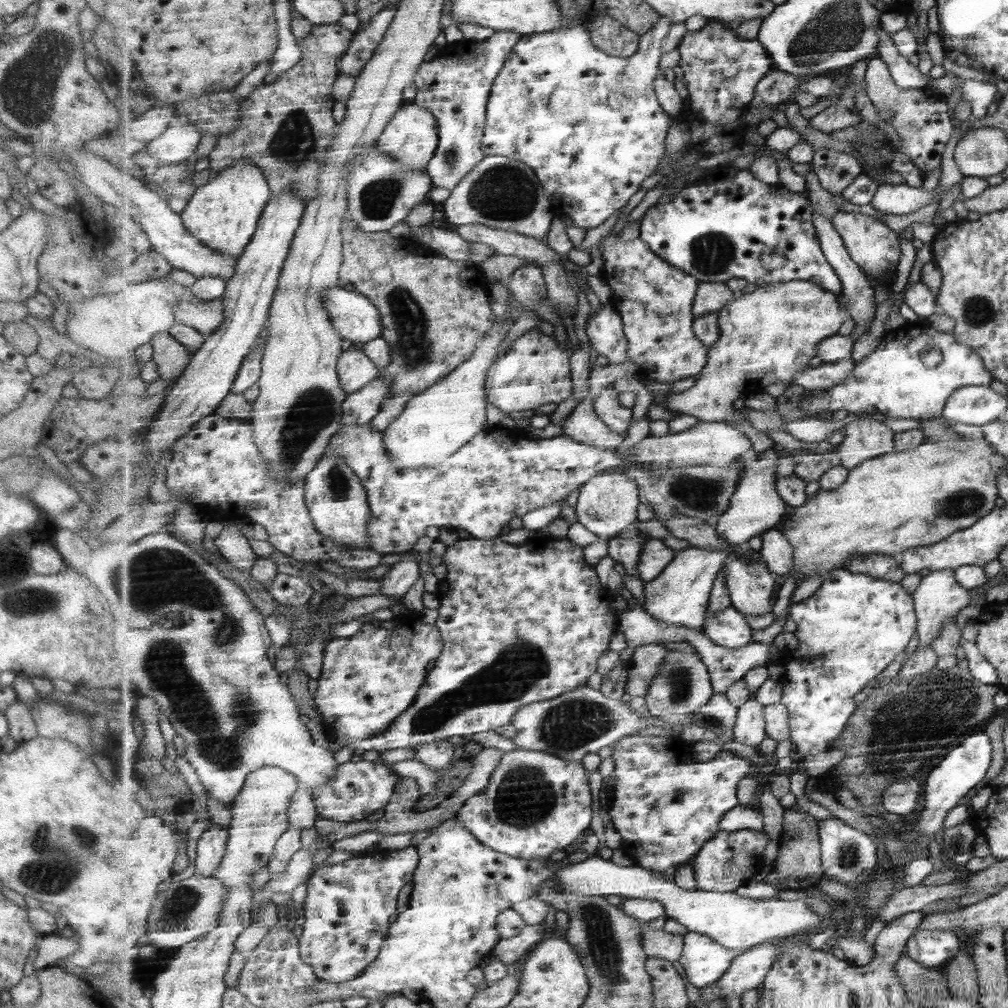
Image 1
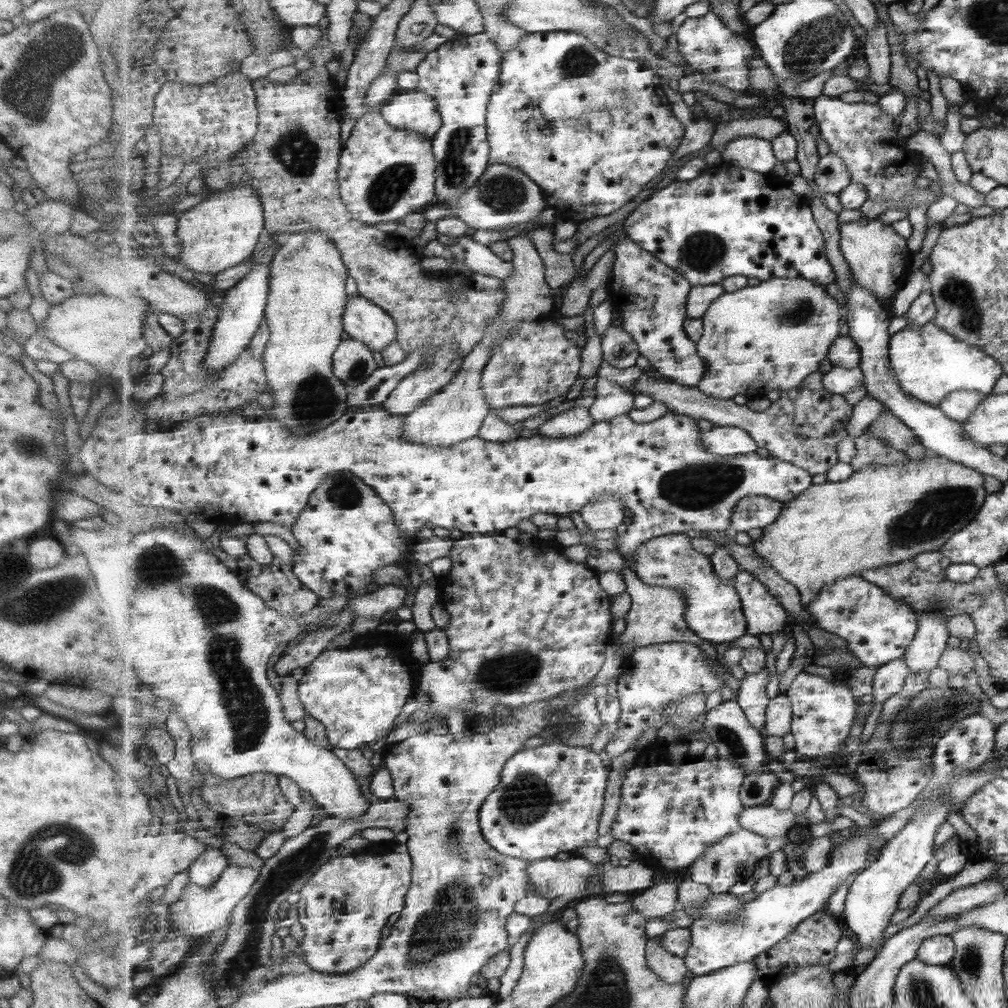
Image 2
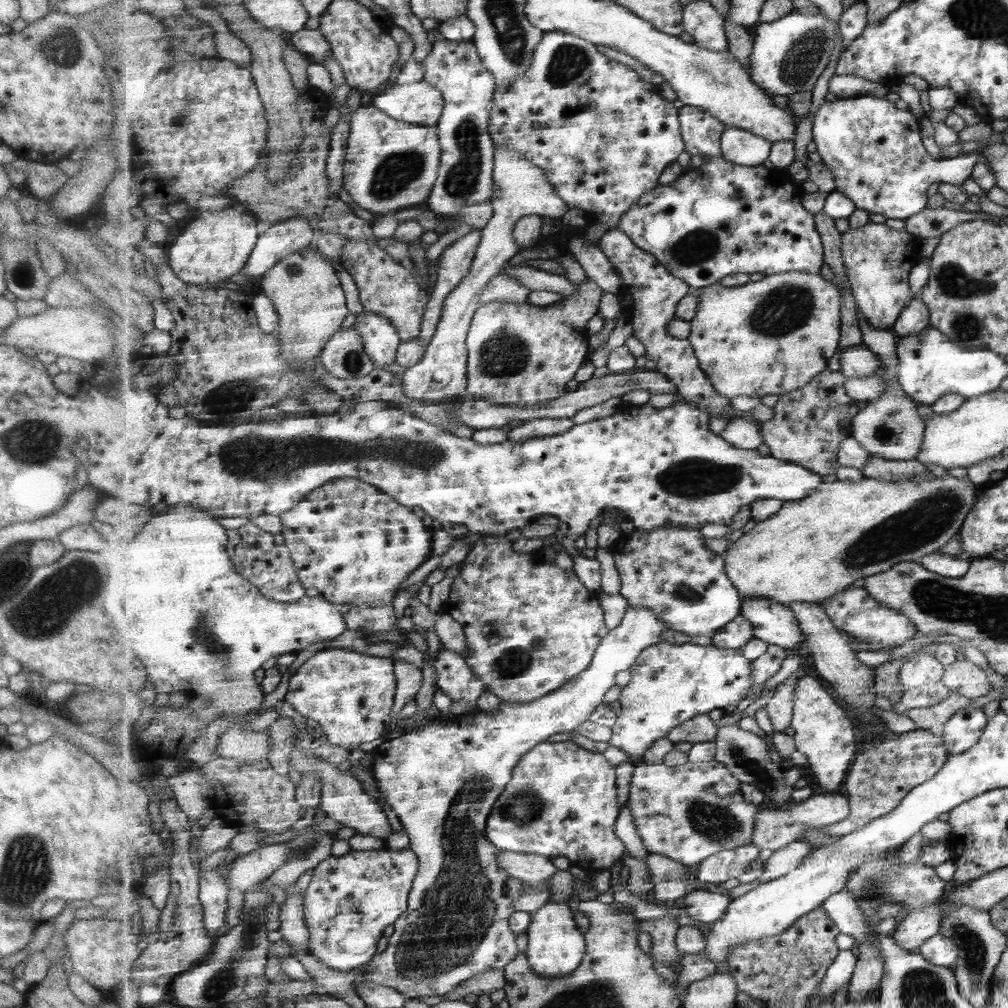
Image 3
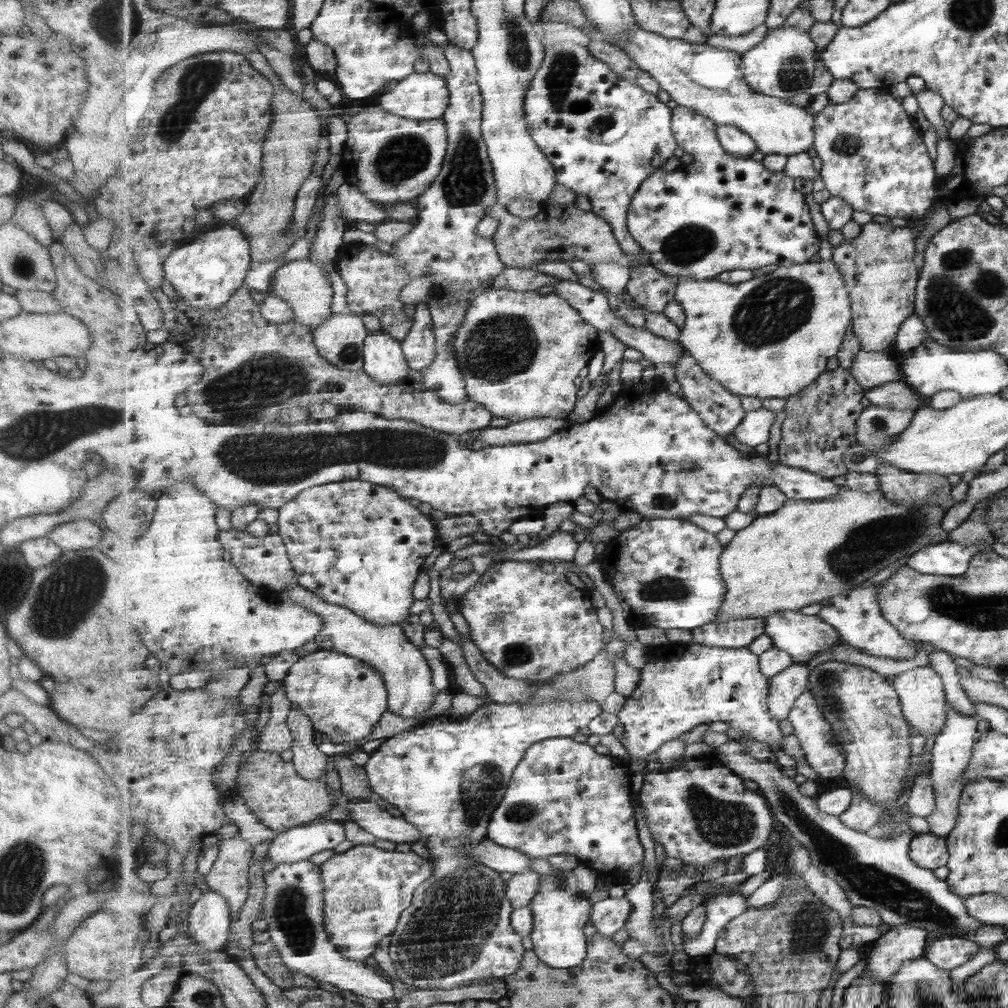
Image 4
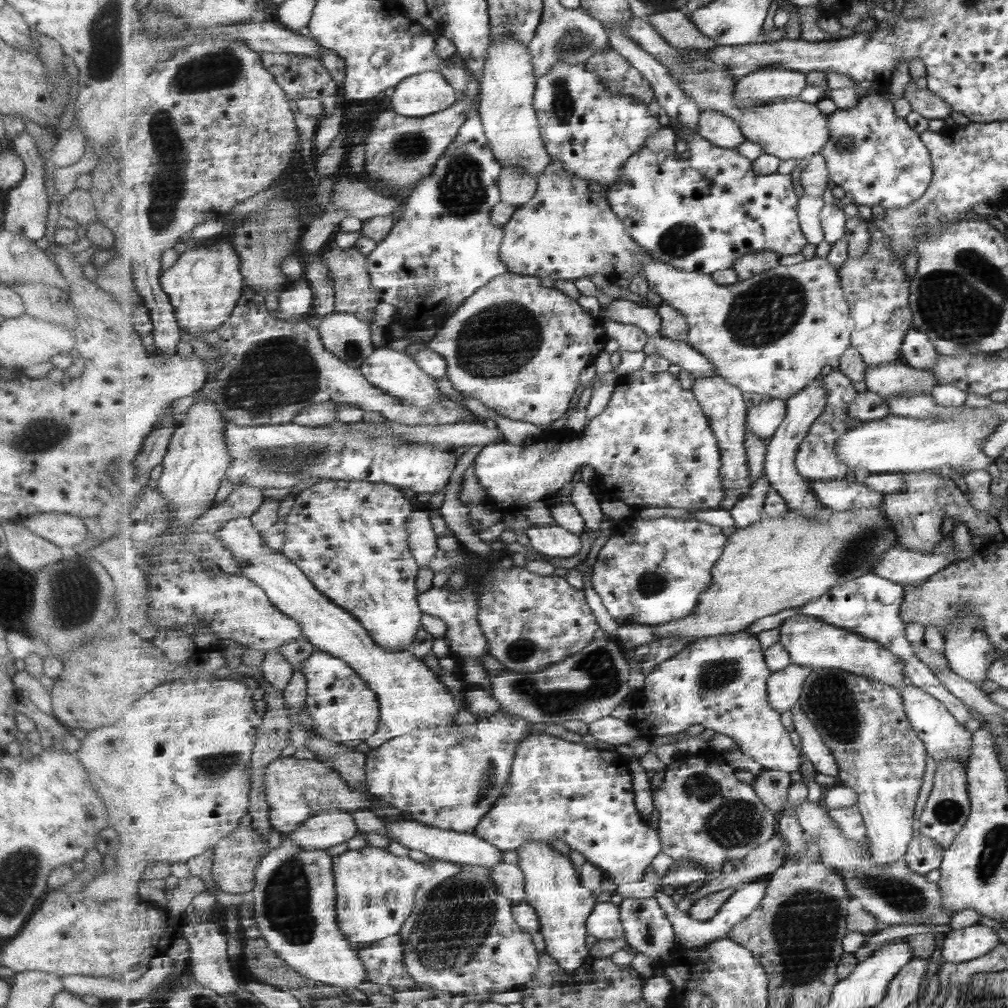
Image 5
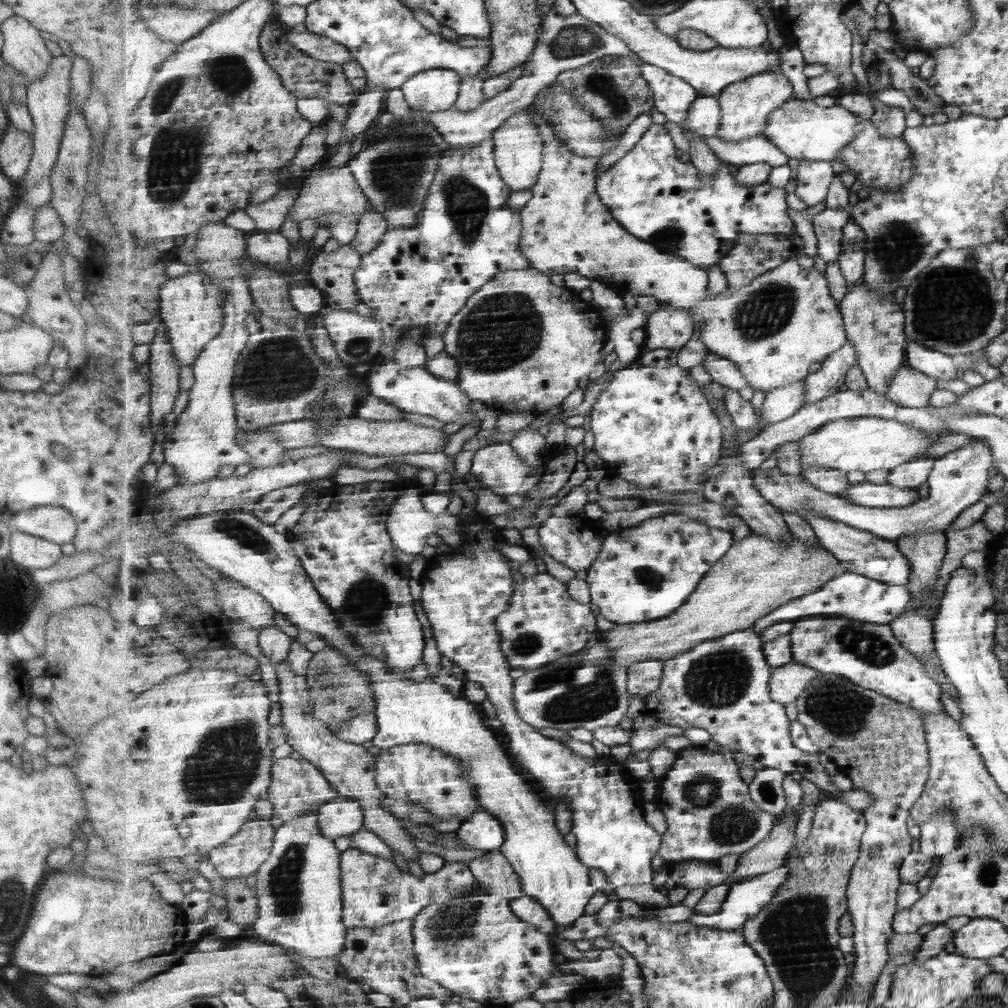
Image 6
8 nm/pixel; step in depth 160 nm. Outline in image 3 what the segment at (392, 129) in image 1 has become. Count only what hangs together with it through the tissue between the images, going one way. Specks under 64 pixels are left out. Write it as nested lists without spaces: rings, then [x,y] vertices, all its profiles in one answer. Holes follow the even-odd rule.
[[[423,80],[395,85],[377,95],[373,104],[396,120],[438,127],[446,100],[433,83]]]

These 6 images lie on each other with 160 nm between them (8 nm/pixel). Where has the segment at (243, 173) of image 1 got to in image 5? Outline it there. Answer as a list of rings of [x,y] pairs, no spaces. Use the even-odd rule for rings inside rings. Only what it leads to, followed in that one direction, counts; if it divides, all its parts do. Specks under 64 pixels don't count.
[[[221,242],[182,253],[173,266],[162,273],[163,290],[175,307],[181,329],[198,340],[228,322],[244,293],[245,279],[240,266],[240,254],[234,245]]]

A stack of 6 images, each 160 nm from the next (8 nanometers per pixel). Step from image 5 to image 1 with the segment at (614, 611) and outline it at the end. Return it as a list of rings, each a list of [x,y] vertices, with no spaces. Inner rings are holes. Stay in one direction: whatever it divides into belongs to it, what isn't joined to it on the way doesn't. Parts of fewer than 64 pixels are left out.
[[[735,606],[724,608],[714,617],[706,617],[703,630],[715,644],[729,648],[747,646],[753,638],[748,618]]]

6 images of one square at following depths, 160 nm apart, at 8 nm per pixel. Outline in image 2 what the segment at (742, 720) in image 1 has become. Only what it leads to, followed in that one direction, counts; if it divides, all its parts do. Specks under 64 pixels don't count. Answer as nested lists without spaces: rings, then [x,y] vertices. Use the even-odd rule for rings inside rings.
[[[765,666],[762,671],[746,675],[742,678],[737,696],[738,703],[745,711],[753,727],[763,731],[766,725],[766,710],[770,700],[767,696],[769,686],[769,668]]]

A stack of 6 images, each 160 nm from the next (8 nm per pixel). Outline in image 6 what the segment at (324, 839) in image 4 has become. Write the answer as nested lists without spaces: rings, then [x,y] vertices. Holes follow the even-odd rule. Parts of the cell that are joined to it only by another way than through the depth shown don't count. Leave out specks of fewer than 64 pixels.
[[[339,795],[320,808],[319,830],[336,841],[341,836],[354,836],[364,828],[365,816],[361,804]]]

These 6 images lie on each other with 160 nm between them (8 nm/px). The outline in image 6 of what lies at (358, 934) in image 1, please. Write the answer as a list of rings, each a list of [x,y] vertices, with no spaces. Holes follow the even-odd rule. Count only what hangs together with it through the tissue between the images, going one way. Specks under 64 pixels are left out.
[[[349,849],[341,855],[342,891],[344,894],[344,923],[347,930],[354,928],[375,928],[390,922],[403,919],[414,919],[423,909],[438,907],[441,902],[447,902],[451,898],[461,900],[466,894],[474,892],[477,885],[475,876],[469,869],[467,862],[451,862],[436,874],[424,874],[422,878],[416,878],[409,872],[401,872],[393,861],[379,858],[376,854],[365,853],[359,849]]]

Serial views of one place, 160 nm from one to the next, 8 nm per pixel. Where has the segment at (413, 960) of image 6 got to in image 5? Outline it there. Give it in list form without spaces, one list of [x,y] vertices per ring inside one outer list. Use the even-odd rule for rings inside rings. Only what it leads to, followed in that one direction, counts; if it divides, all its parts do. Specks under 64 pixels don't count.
[[[391,936],[358,952],[367,971],[367,980],[375,984],[389,984],[397,992],[415,989],[416,980],[408,973],[401,936]]]

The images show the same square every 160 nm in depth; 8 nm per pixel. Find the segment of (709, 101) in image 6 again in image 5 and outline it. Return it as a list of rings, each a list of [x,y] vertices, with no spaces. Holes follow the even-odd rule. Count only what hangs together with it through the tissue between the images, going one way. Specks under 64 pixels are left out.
[[[705,109],[698,125],[698,133],[715,146],[735,149],[746,138],[741,127],[733,118],[721,111]]]

